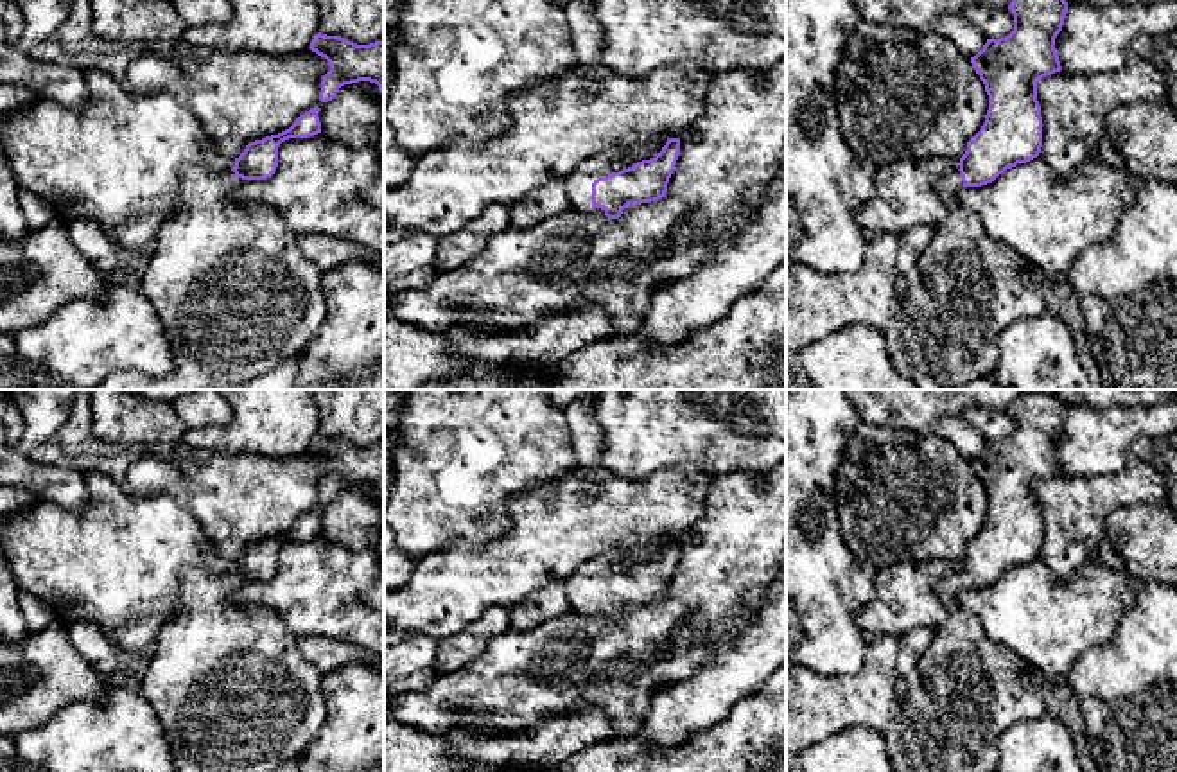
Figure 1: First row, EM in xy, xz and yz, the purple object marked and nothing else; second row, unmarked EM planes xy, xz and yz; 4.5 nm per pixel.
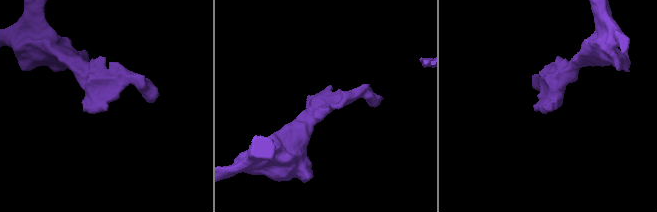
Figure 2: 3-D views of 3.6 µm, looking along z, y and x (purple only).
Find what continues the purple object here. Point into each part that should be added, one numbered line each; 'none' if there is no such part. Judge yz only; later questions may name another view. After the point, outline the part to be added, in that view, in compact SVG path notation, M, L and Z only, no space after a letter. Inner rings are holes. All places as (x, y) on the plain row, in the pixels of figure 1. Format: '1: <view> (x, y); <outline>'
1: yz (967, 690); M958 571L946 575L935 585L937 598L946 609L946 619L933 630L933 641L919 659L915 671L899 684L890 727L883 734L897 772L996 772L1001 734L1016 722L1046 715L1042 695L1046 679L1042 673L985 634L978 616L960 603L958 594L962 589Z

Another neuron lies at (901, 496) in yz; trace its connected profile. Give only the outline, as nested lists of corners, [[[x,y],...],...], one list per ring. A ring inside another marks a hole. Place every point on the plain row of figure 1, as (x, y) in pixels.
[[[859,422],[838,469],[836,506],[845,544],[854,544],[856,557],[881,569],[902,560],[962,560],[967,553],[967,544],[985,524],[989,497],[971,460],[953,443],[935,434],[895,431],[886,425]]]

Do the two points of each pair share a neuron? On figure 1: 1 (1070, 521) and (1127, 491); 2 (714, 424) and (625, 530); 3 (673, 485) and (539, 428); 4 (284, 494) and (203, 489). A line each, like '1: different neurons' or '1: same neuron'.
1: same neuron
2: different neurons
3: different neurons
4: same neuron

